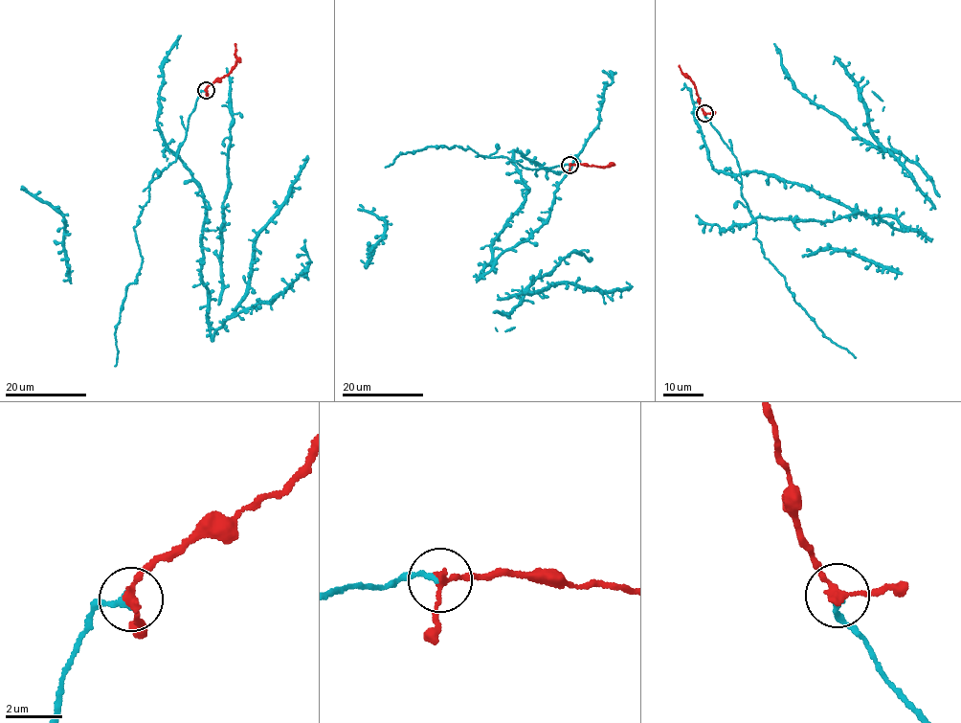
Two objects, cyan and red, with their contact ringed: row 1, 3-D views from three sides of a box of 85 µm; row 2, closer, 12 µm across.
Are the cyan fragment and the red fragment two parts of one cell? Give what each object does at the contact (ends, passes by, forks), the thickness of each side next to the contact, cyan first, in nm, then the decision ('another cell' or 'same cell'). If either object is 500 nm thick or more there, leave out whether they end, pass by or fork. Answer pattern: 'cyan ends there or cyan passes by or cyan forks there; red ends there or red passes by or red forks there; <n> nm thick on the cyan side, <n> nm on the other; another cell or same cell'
cyan ends there; red passes by; 220 nm thick on the cyan side, 240 nm on the other; same cell

